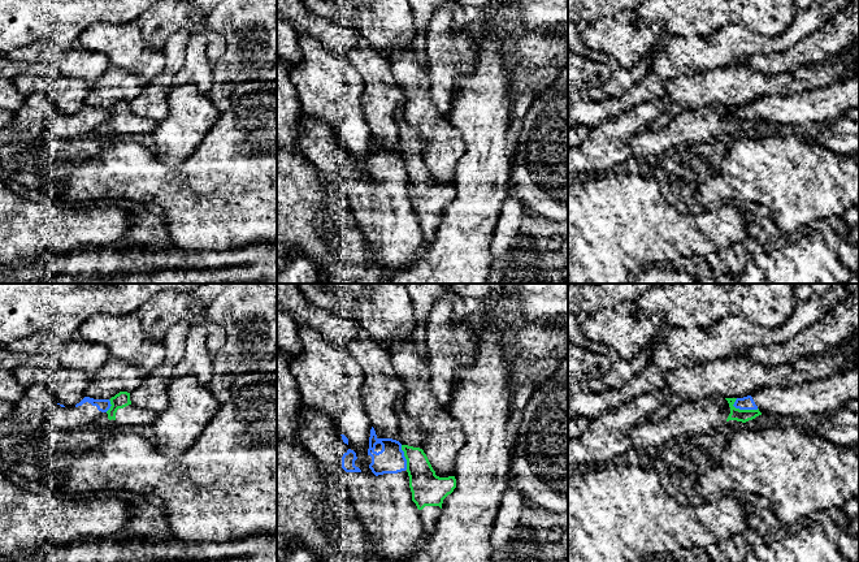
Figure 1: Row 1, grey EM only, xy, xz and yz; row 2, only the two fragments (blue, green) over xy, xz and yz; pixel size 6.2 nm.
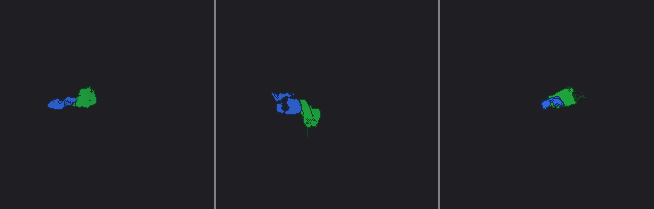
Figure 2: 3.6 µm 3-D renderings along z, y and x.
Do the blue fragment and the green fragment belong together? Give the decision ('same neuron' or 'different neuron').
different neuron

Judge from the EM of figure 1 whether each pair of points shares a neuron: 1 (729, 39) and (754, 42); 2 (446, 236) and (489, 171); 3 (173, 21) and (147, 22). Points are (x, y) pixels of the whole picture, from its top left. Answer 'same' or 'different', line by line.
1: same
2: same
3: same

